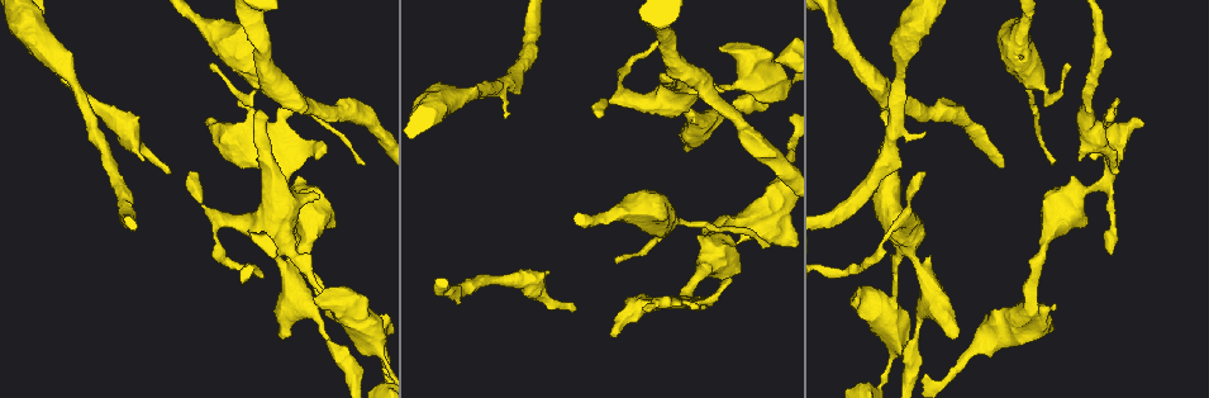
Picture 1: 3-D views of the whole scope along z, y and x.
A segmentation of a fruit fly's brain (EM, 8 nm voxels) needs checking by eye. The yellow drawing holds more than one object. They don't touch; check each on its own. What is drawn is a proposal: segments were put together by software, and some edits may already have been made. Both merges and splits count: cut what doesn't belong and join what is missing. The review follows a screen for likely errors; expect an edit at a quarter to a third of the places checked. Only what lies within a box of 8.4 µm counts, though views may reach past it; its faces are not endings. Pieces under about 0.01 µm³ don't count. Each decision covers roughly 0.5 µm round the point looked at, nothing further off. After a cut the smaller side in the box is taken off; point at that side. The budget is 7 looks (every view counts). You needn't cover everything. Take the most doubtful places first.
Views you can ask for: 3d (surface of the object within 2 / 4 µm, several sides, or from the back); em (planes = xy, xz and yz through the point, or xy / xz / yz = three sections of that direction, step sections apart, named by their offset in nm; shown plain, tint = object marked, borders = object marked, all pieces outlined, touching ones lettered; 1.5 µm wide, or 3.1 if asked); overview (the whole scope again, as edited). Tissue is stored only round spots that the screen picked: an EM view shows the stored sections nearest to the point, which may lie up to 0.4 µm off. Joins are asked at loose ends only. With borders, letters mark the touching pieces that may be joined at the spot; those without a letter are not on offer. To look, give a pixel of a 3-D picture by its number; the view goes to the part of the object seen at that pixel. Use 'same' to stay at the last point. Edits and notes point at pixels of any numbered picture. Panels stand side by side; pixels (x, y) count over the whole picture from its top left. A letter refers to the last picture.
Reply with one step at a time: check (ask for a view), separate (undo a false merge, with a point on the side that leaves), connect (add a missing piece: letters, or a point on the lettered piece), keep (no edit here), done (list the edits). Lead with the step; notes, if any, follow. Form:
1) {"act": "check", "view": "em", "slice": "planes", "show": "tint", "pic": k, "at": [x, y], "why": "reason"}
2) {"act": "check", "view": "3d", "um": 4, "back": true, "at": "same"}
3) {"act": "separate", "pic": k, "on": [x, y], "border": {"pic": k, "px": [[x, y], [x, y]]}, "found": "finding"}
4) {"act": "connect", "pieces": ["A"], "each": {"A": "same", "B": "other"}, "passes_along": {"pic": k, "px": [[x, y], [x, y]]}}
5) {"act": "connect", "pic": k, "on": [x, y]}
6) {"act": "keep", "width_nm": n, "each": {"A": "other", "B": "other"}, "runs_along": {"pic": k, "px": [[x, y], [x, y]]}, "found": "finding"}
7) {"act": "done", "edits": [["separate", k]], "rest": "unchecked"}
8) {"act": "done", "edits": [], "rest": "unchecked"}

{"act": "check", "view": "em", "slice": "planes", "show": "borders", "pic": 1, "at": [1094, 153], "why": "free end"}

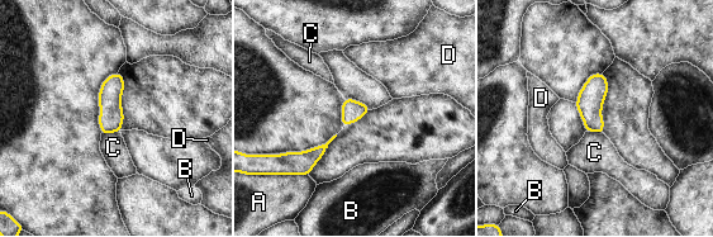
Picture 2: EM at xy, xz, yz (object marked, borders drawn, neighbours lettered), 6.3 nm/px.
{"act": "keep", "longest_contact_nm": ["C", 120], "each": {"A": "other", "B": "other", "C": "other", "D": "other"}, "border": {"pic": 2, "px": [[119, 131], [101, 133]]}, "found": "none of them fits"}

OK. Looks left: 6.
{"act": "check", "view": "3d", "um": 4, "pic": 1, "at": [317, 198], "why": "branch stops here"}

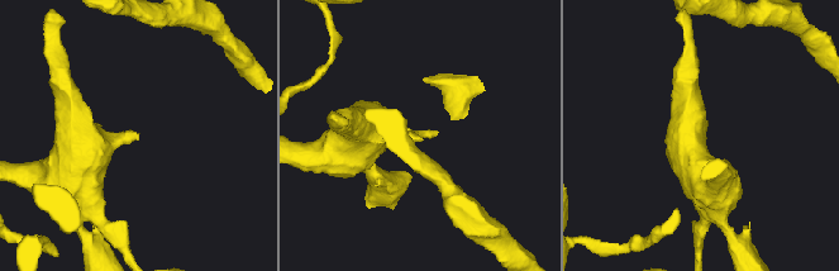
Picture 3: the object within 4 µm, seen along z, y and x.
{"act": "check", "view": "em", "slice": "planes", "show": "borders", "pic": 3, "at": [136, 136]}

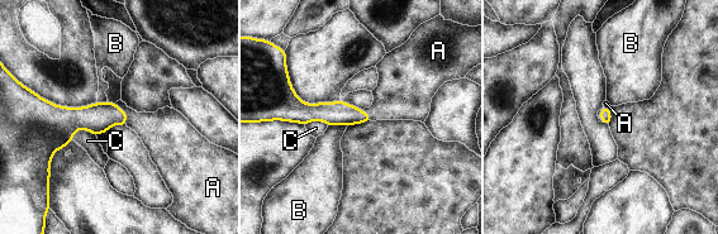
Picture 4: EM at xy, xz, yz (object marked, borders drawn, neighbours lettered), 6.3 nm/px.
{"act": "connect", "pieces": ["A"], "each": {"A": "same", "B": "other", "C": "other"}, "passes_along": {"pic": 4, "px": [[98, 118], [125, 113], [160, 132]]}, "found": "the cell continues"}

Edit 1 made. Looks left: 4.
{"act": "check", "view": "overview"}

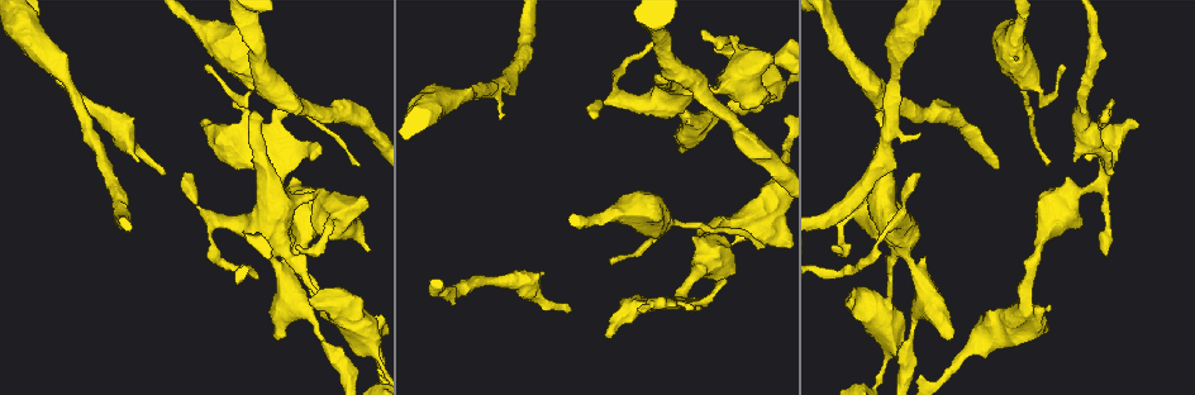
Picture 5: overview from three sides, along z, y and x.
{"act": "check", "view": "em", "slice": "xy", "step": 4, "show": "tint", "pic": 5, "at": [637, 310], "why": "an open end"}

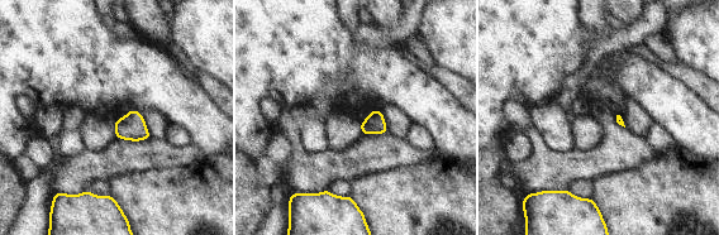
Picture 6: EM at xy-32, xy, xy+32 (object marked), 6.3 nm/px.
{"act": "check", "view": "em", "slice": "planes", "show": "borders", "at": "same", "why": "another direction"}

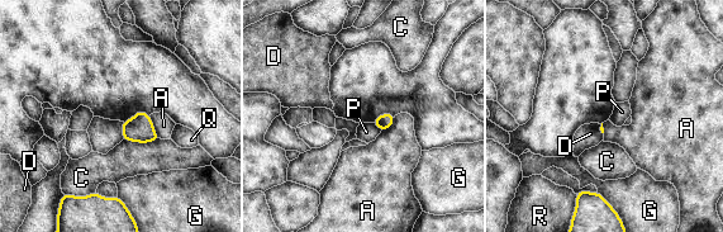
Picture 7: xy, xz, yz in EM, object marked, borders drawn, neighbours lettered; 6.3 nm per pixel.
{"act": "keep", "longest_contact_nm": ["C", 220], "each": {"A": "other", "C": "other", "D": "other", "G": "other", "P": "other", "Q": "other", "R": "other"}, "found": "no lettered piece goes on from it"}

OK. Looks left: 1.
{"act": "done", "edits": [["connect", 4]], "rest": "unchecked"}

